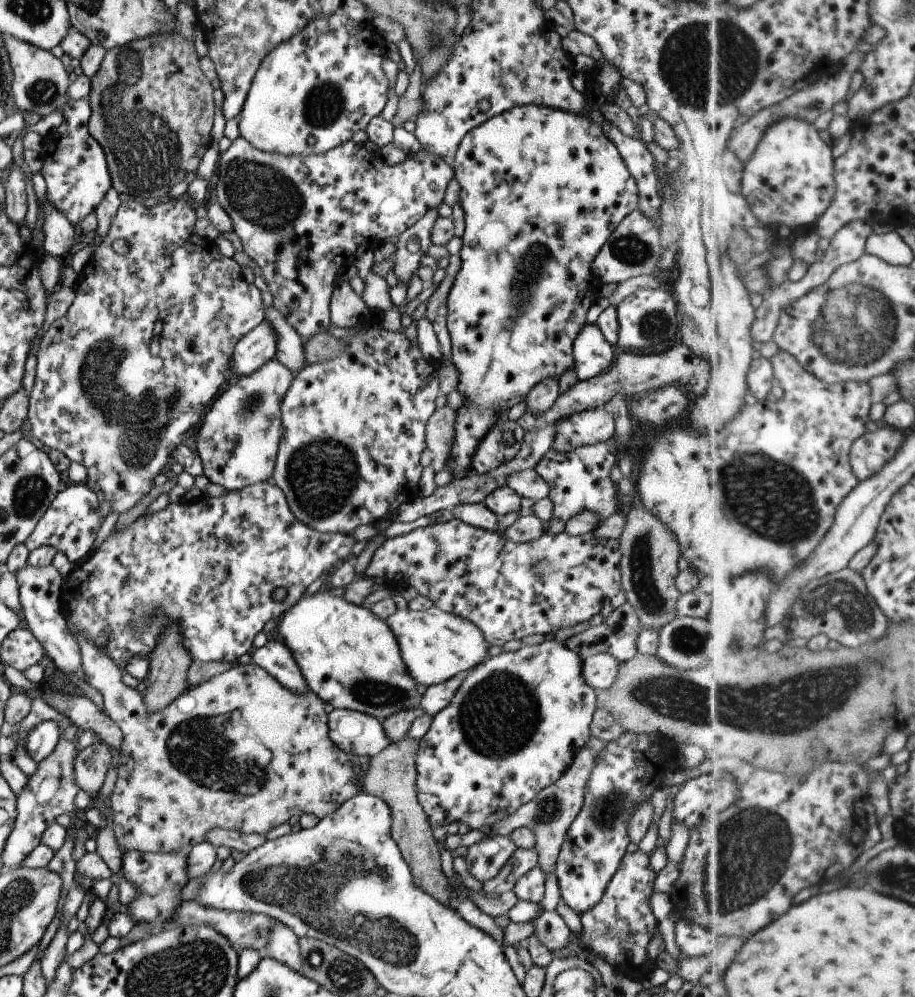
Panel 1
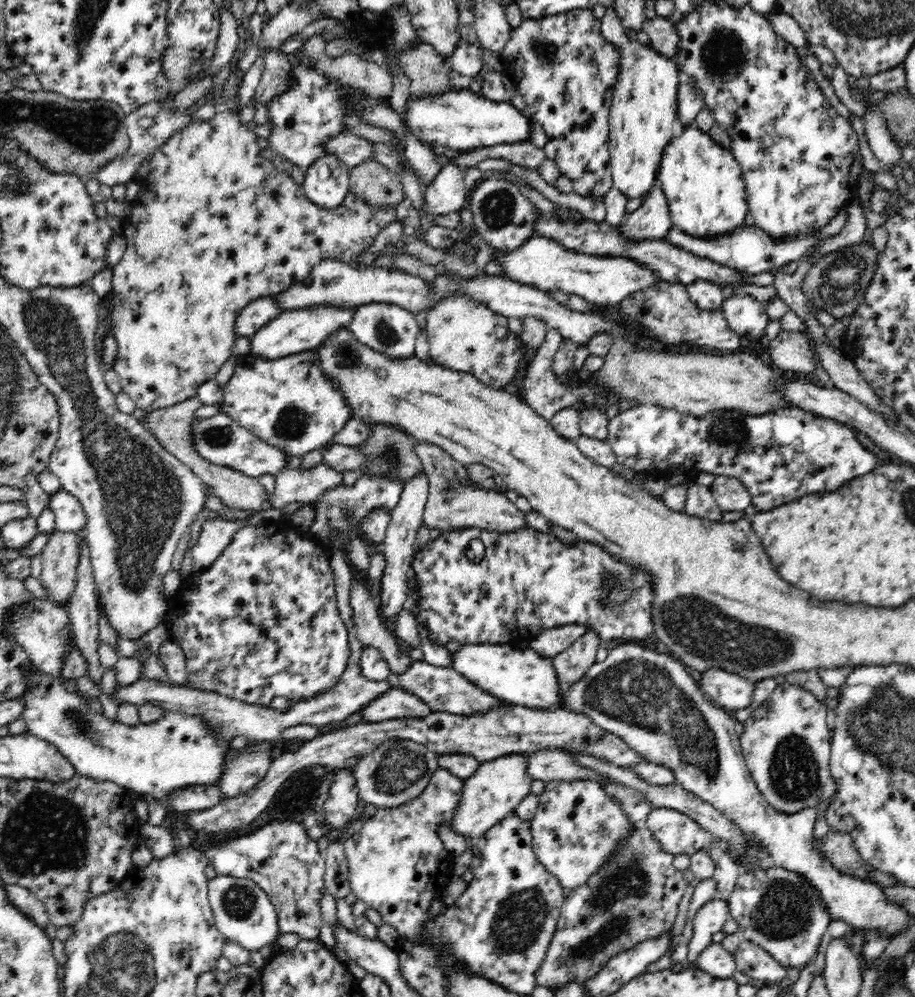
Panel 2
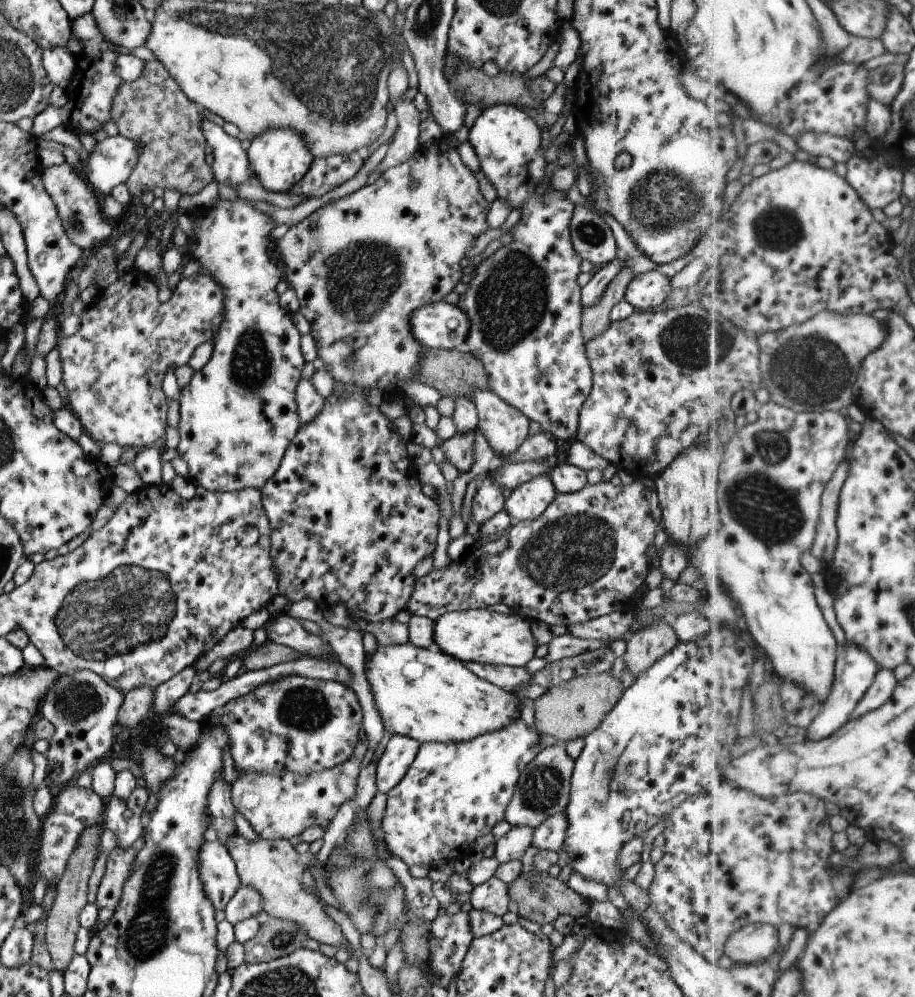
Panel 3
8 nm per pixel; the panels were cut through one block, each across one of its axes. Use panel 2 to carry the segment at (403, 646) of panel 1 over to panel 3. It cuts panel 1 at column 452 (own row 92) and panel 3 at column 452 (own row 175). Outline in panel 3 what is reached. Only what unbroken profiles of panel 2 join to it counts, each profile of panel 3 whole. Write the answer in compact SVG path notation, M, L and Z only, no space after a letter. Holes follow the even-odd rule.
M490 608L453 611L440 616L433 627L433 642L440 647L441 652L462 663L496 667L526 667L537 650L528 621L514 613L500 614Z

